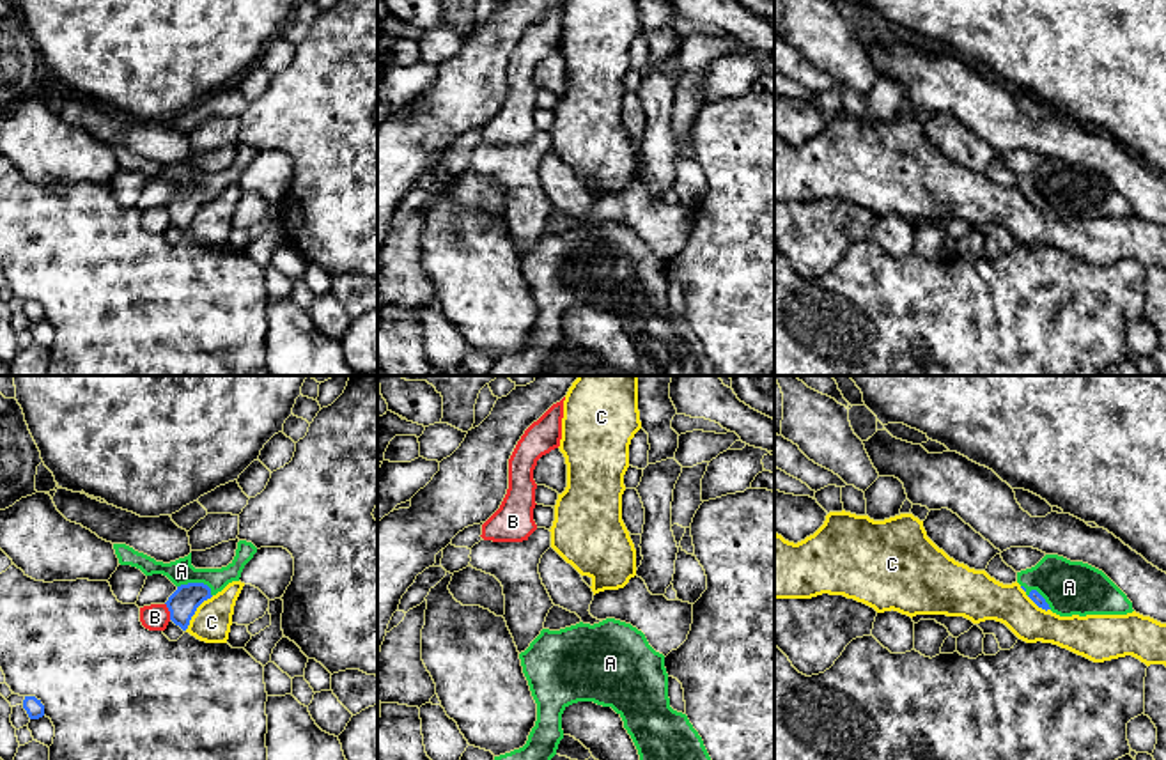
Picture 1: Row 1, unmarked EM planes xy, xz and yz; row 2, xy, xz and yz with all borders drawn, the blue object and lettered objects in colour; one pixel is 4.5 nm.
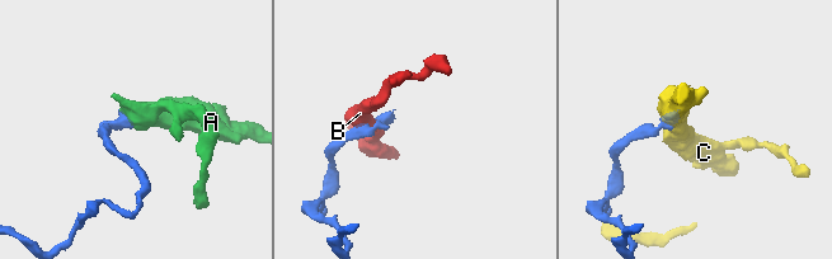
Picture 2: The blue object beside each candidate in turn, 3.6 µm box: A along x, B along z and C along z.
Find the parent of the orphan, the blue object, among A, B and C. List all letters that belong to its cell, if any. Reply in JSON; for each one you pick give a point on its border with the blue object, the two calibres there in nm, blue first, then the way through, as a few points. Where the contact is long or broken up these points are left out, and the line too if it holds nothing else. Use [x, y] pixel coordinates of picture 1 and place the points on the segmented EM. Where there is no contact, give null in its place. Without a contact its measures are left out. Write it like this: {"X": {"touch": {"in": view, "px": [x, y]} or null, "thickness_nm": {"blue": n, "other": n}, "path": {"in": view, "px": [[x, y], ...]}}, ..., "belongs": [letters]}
{"A": {"touch": {"in": "xy", "px": [197, 583]}, "thickness_nm": {"blue": 140, "other": 120}, "path": {"in": "xy", "px": [[183, 603], [197, 583], [181, 571]]}}, "belongs": ["A"]}

